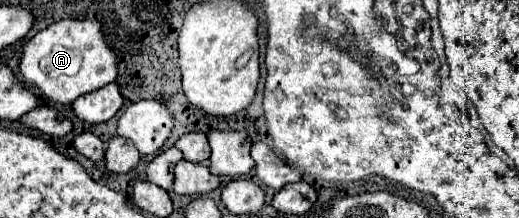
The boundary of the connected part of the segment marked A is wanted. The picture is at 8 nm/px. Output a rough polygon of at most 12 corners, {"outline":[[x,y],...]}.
{"outline":[[60,20],[24,46],[28,86],[70,104],[118,76],[96,20]]}

